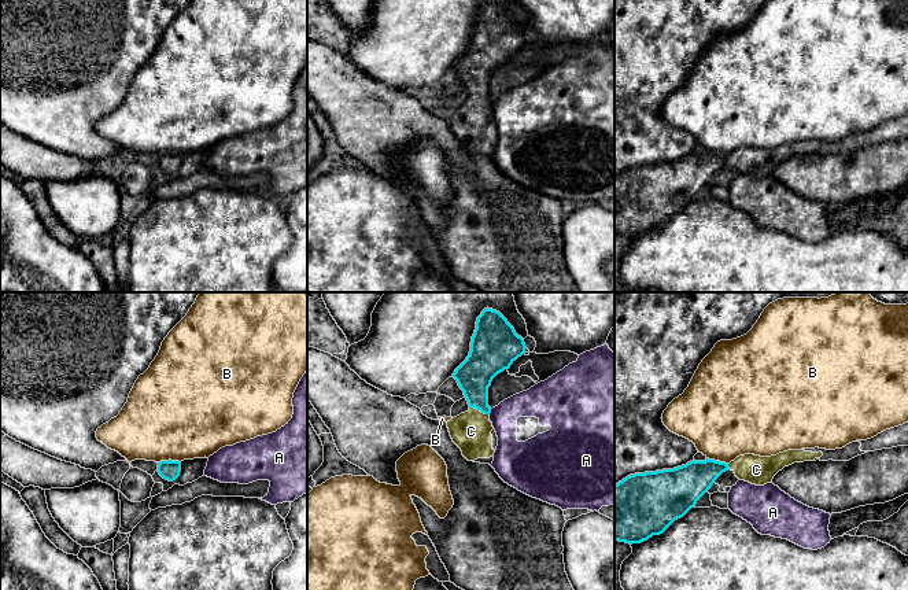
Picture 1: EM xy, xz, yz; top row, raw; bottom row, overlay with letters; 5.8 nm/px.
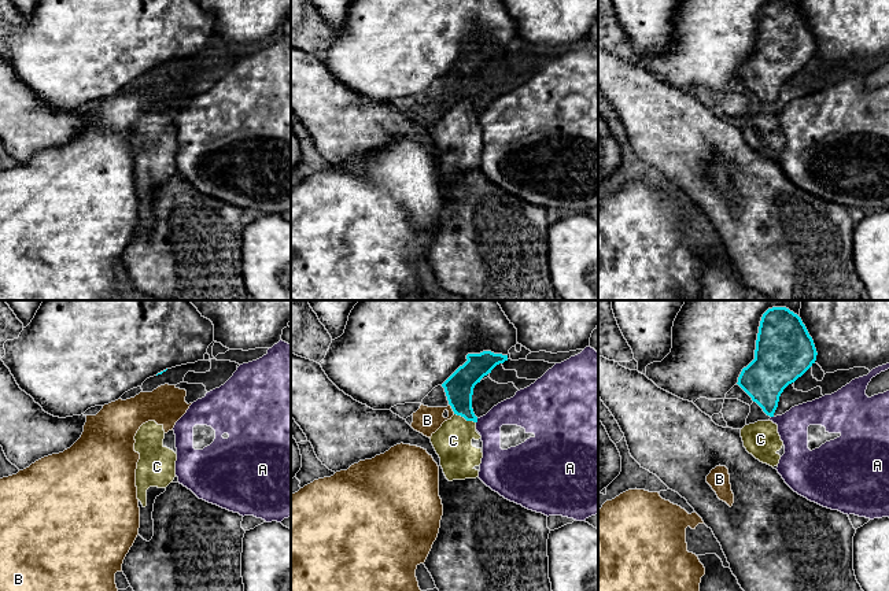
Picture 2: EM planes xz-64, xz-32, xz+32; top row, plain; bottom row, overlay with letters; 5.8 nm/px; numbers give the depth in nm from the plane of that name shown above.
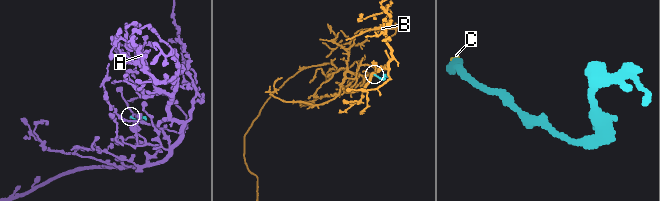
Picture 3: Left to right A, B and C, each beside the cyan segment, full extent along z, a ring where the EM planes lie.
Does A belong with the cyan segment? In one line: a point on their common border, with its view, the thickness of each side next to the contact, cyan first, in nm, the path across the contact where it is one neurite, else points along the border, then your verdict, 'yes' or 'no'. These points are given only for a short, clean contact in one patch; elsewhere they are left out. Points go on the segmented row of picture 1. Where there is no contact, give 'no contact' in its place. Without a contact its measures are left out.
xz (490, 412) | 200/160 nm | along xz (491, 409), (488, 413) | no

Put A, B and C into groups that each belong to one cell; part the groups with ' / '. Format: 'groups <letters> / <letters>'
groups A / B / C

